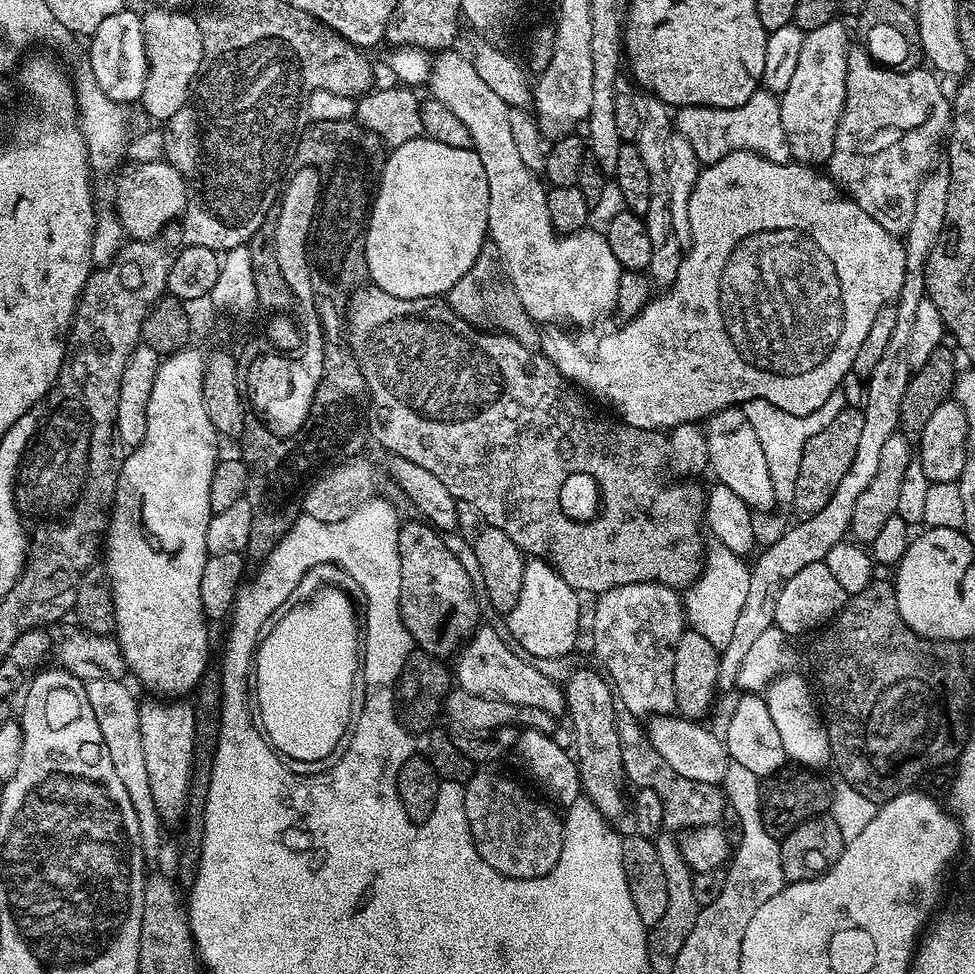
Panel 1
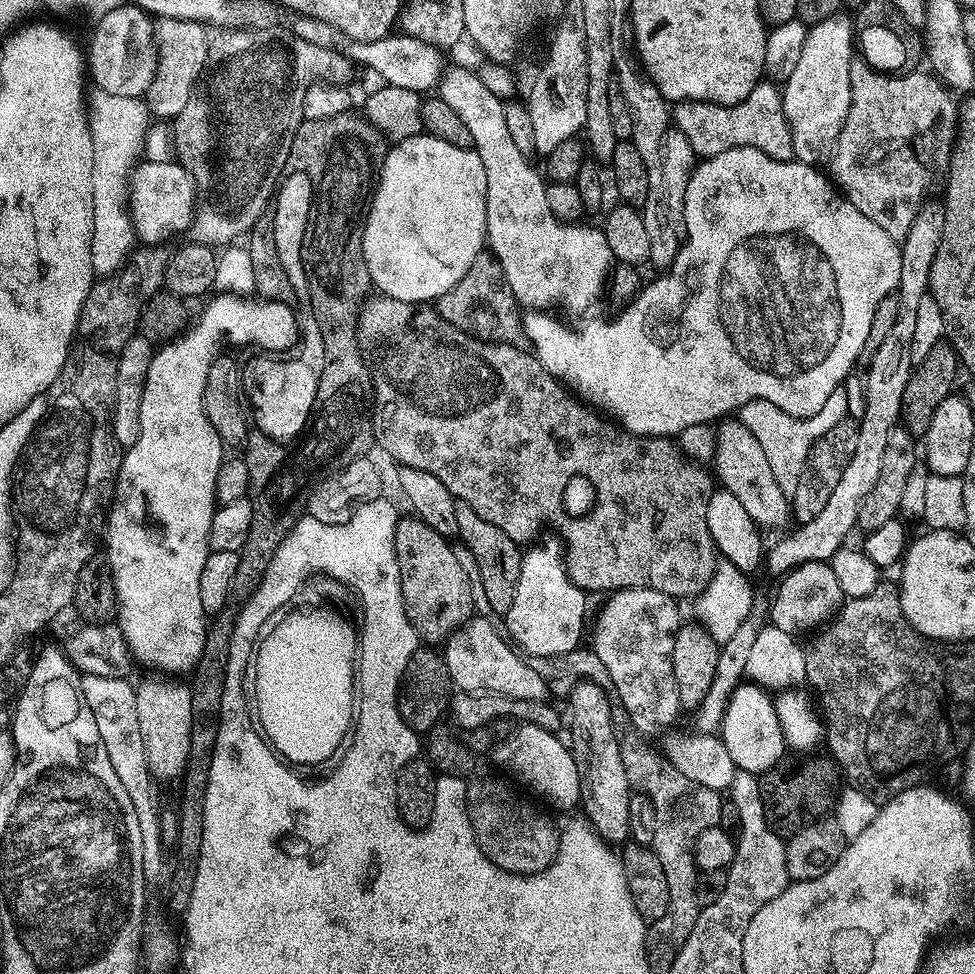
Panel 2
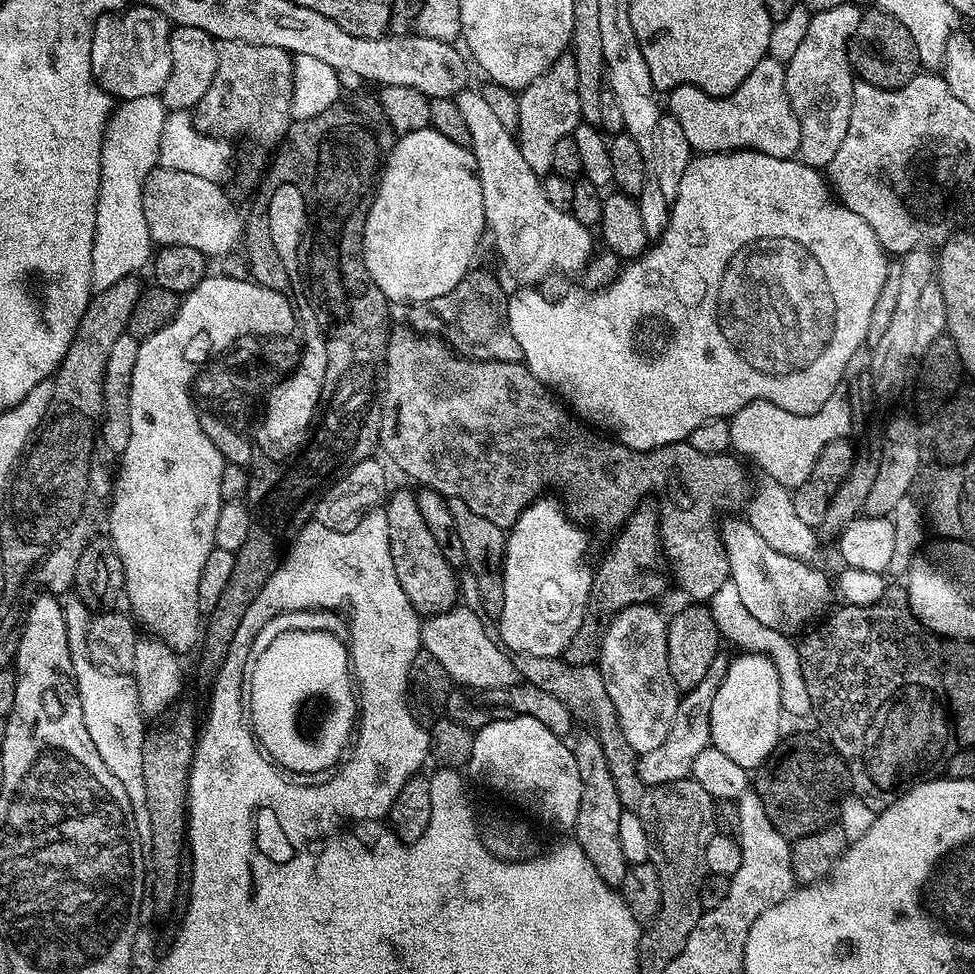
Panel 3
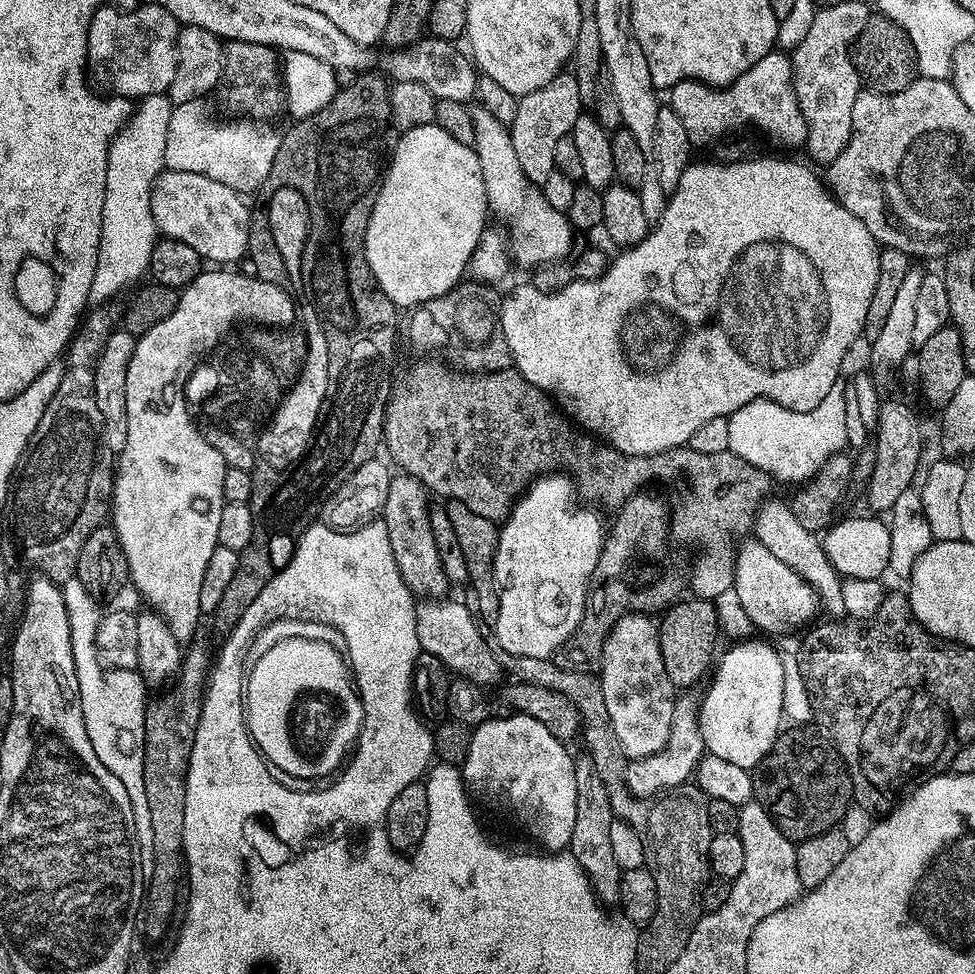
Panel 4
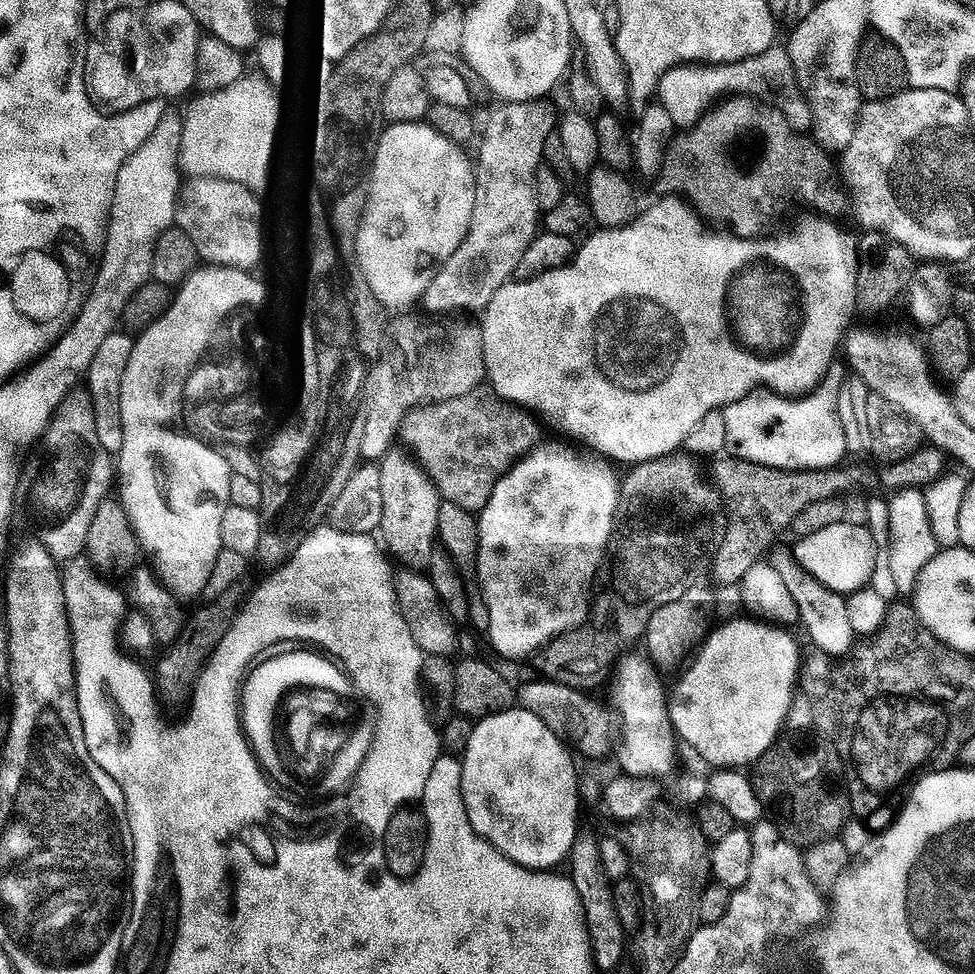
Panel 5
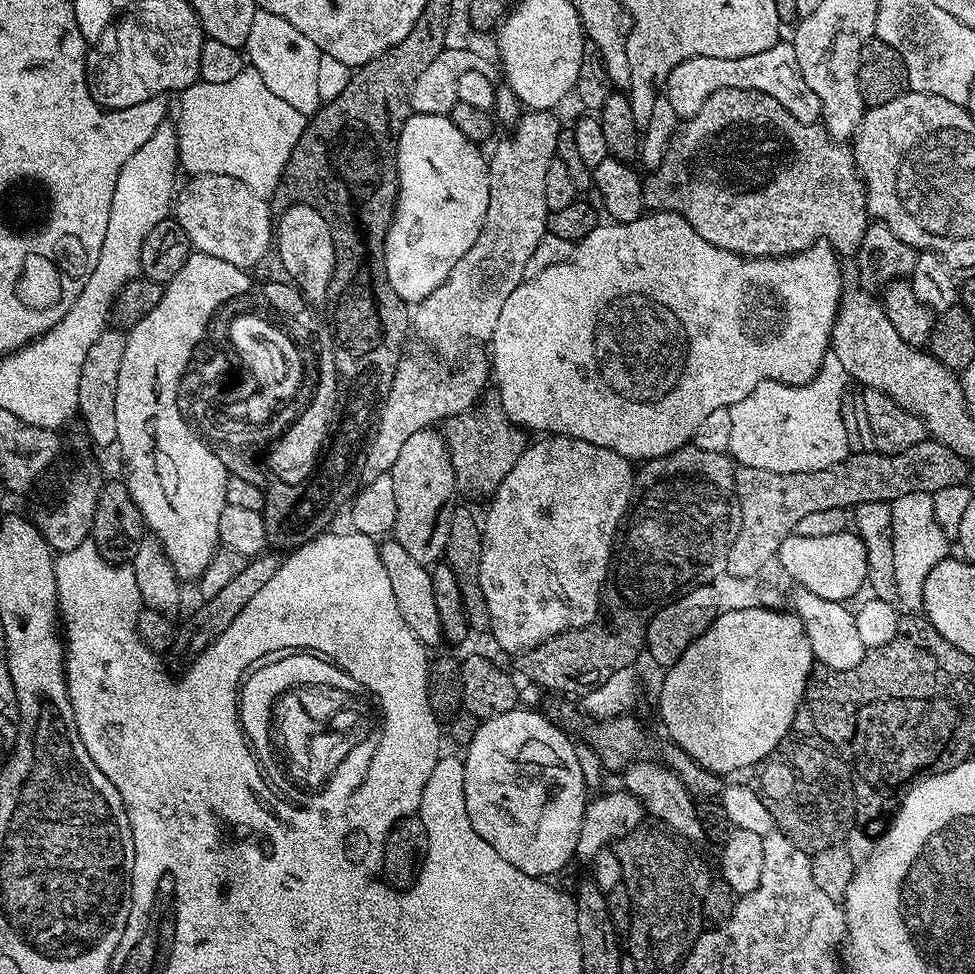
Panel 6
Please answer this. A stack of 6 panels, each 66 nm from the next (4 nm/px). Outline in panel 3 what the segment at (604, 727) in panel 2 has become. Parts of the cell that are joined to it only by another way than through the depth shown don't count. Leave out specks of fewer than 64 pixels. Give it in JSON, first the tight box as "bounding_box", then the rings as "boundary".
{"bounding_box":[574,734,630,886],"boundary":[[[589,734],[574,744],[578,774],[582,778],[582,802],[578,802],[578,818],[574,825],[575,843],[590,858],[592,868],[606,883],[620,886],[624,883],[624,876],[630,864],[623,856],[622,846],[619,844],[619,816],[622,811],[616,779],[611,776],[607,768],[603,748],[595,735]]]}

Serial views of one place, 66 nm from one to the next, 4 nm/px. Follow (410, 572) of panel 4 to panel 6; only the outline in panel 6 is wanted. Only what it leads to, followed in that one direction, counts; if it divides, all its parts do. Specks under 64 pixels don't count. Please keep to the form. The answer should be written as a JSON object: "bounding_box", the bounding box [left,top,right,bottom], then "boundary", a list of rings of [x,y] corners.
{"bounding_box":[390,433,454,565],"boundary":[[[416,433],[406,438],[391,468],[390,485],[394,510],[391,535],[398,546],[402,546],[402,550],[414,558],[414,562],[431,565],[442,552],[438,543],[438,525],[449,503],[448,495],[453,495],[454,484],[443,453],[436,450],[435,444],[425,433]]]}

